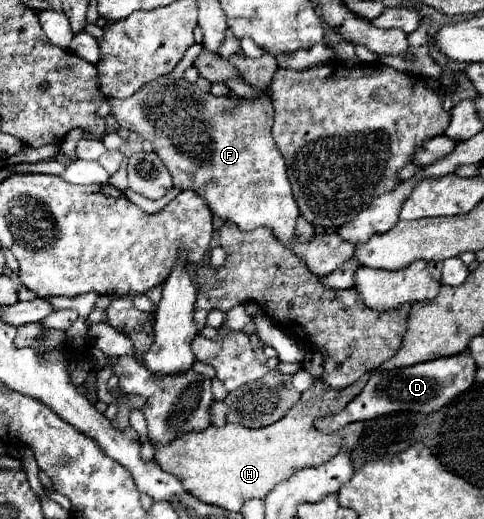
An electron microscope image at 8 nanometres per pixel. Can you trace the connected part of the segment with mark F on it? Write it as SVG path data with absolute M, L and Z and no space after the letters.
M164 74L144 84L136 94L124 100L106 98L106 102L110 104L110 114L118 120L122 128L138 134L142 140L152 142L152 146L156 148L154 152L162 158L164 166L170 170L174 186L178 190L204 192L200 194L202 200L206 202L210 212L218 216L222 222L234 222L242 232L250 232L260 226L270 228L274 236L282 244L286 244L316 276L328 276L354 255L354 246L350 242L346 244L342 238L334 234L314 236L308 242L296 240L294 230L300 214L298 214L298 204L290 190L284 158L270 134L270 128L274 124L274 110L268 96L266 98L260 96L256 100L244 100L244 98L232 98L232 96L218 98L210 92L200 90L198 84L192 84L186 78Z

